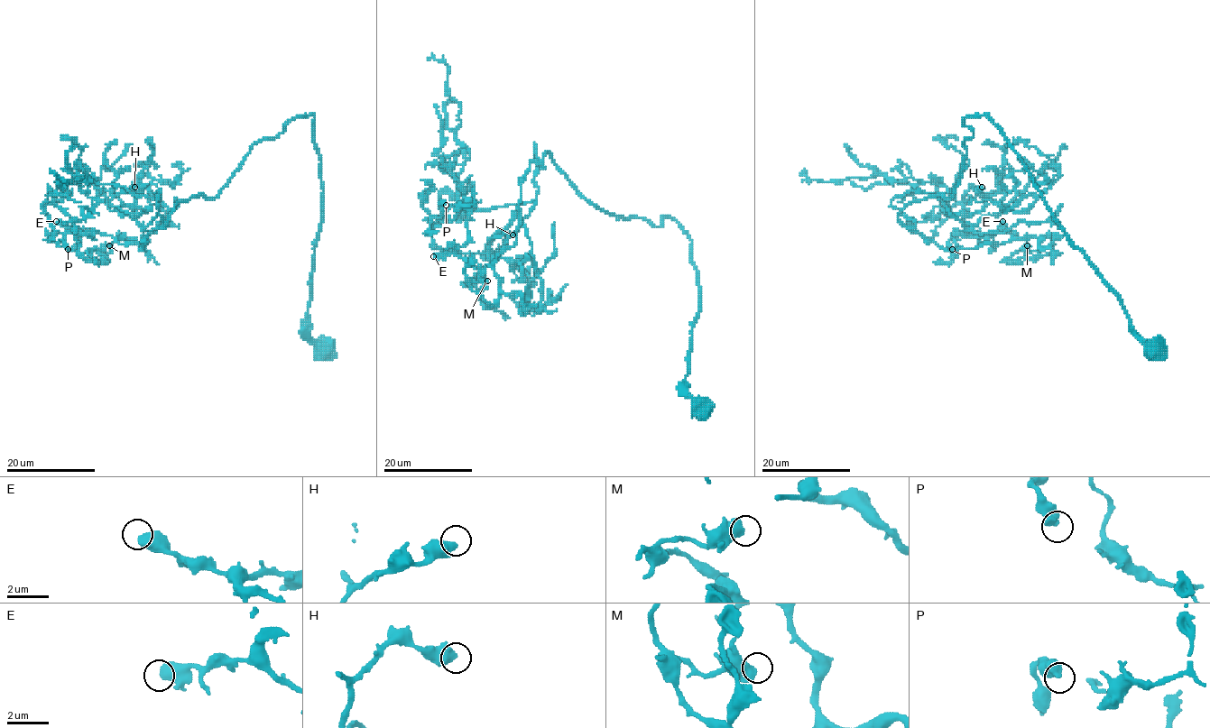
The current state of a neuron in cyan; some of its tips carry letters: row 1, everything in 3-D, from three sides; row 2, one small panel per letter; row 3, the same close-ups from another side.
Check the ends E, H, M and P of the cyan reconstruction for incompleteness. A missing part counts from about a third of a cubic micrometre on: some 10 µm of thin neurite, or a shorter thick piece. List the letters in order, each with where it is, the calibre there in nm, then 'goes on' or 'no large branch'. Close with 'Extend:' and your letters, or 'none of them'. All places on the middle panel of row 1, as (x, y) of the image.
E: at (433, 256); 600 nm thick; no large branch
H: at (512, 234); 600 nm thick; goes on
M: at (487, 281); 650 nm thick; no large branch
P: at (446, 205); 500 nm thick; no large branch
Extend: H

